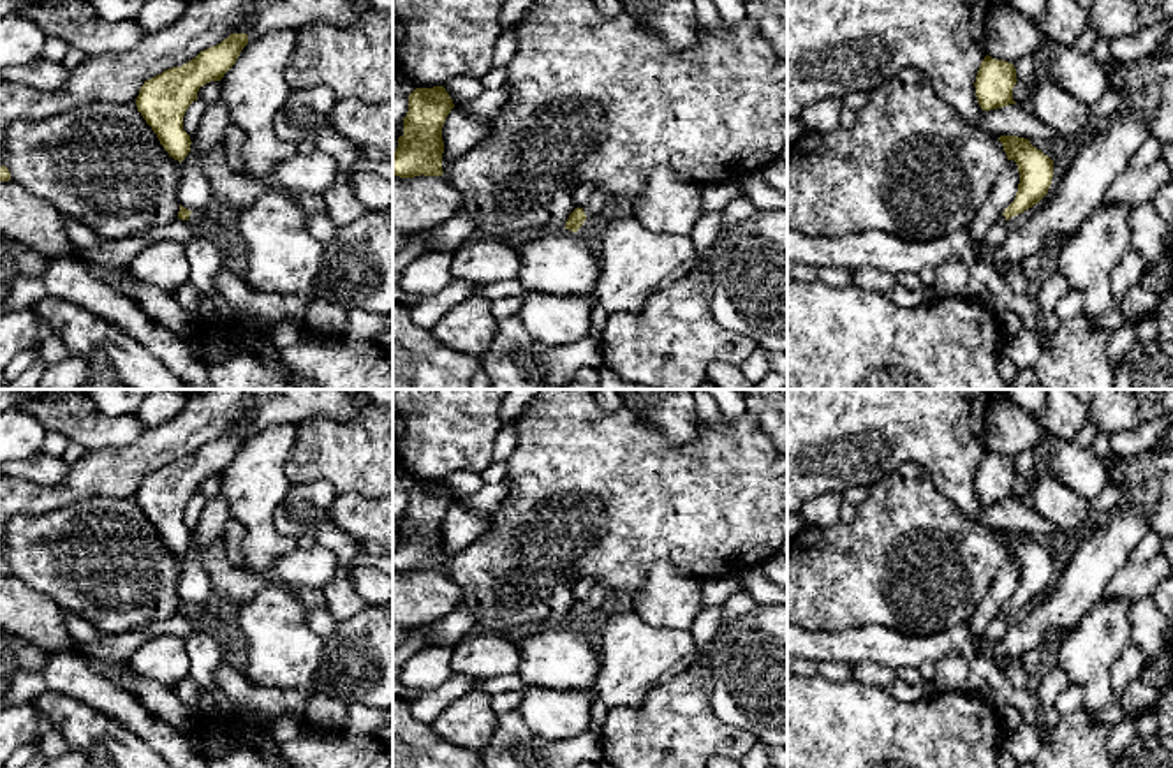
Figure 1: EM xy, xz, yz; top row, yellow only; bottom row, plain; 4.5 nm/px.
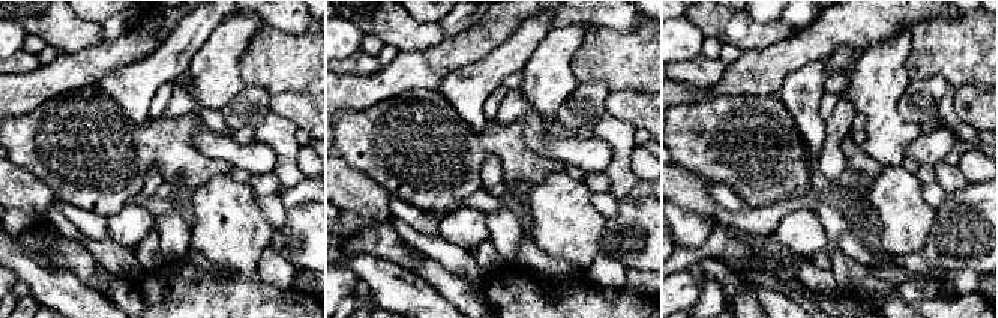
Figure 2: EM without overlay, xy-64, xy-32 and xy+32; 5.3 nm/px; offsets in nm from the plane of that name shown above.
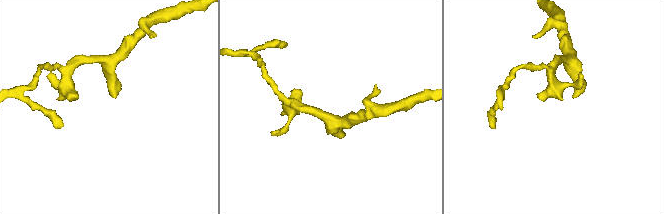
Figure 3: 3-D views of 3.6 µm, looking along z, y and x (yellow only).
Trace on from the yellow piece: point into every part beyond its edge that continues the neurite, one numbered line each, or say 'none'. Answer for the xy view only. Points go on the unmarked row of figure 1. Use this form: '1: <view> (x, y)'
1: xy (196, 612)

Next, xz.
1: xz (599, 596)

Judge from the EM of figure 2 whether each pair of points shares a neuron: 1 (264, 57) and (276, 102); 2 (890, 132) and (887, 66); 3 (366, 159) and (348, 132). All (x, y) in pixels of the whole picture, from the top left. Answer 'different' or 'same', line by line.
1: different
2: same
3: same

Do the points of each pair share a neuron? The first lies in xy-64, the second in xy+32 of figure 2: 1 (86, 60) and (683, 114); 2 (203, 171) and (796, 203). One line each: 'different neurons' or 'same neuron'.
1: different neurons
2: different neurons

